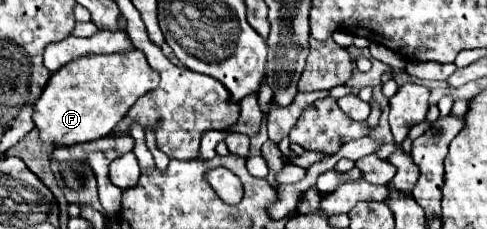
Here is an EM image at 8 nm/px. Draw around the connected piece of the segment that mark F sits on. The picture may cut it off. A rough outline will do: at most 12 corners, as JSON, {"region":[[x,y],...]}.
{"region":[[139,50],[89,54],[51,74],[39,140],[103,138],[159,86]]}

